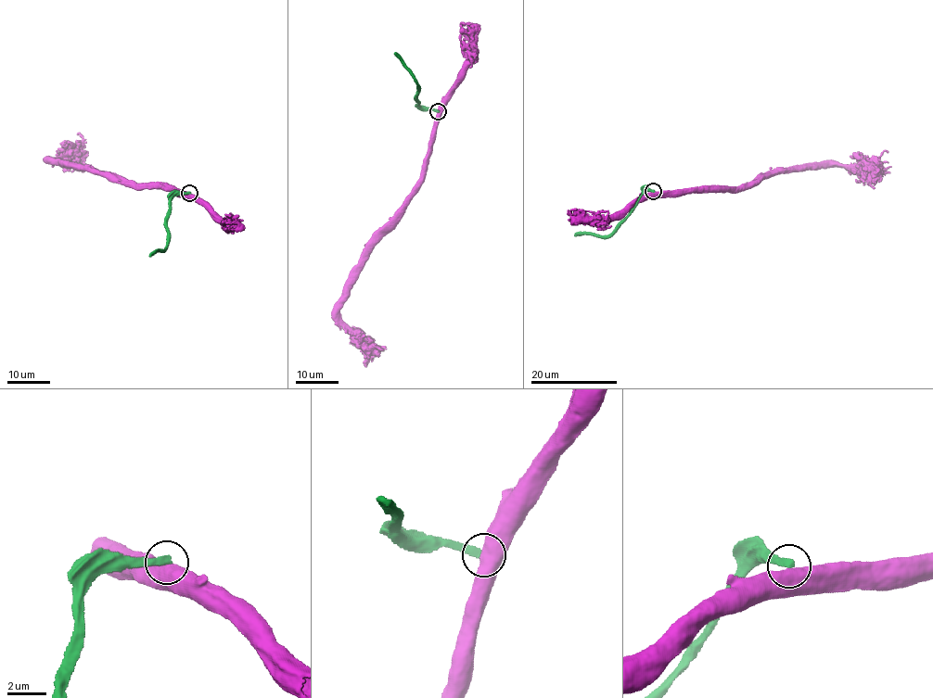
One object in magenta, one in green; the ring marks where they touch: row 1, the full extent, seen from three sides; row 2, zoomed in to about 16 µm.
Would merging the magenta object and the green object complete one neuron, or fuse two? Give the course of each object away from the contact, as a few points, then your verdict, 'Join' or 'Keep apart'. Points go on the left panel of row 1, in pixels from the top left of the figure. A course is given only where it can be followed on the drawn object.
Course of magenta: (189, 194), (160, 184), (118, 180), (110, 174), (51, 160), (71, 155), (83, 138), (76, 133). Course of green: (189, 194), (174, 194), (166, 222), (169, 241), (163, 250), (148, 256). Keep apart

